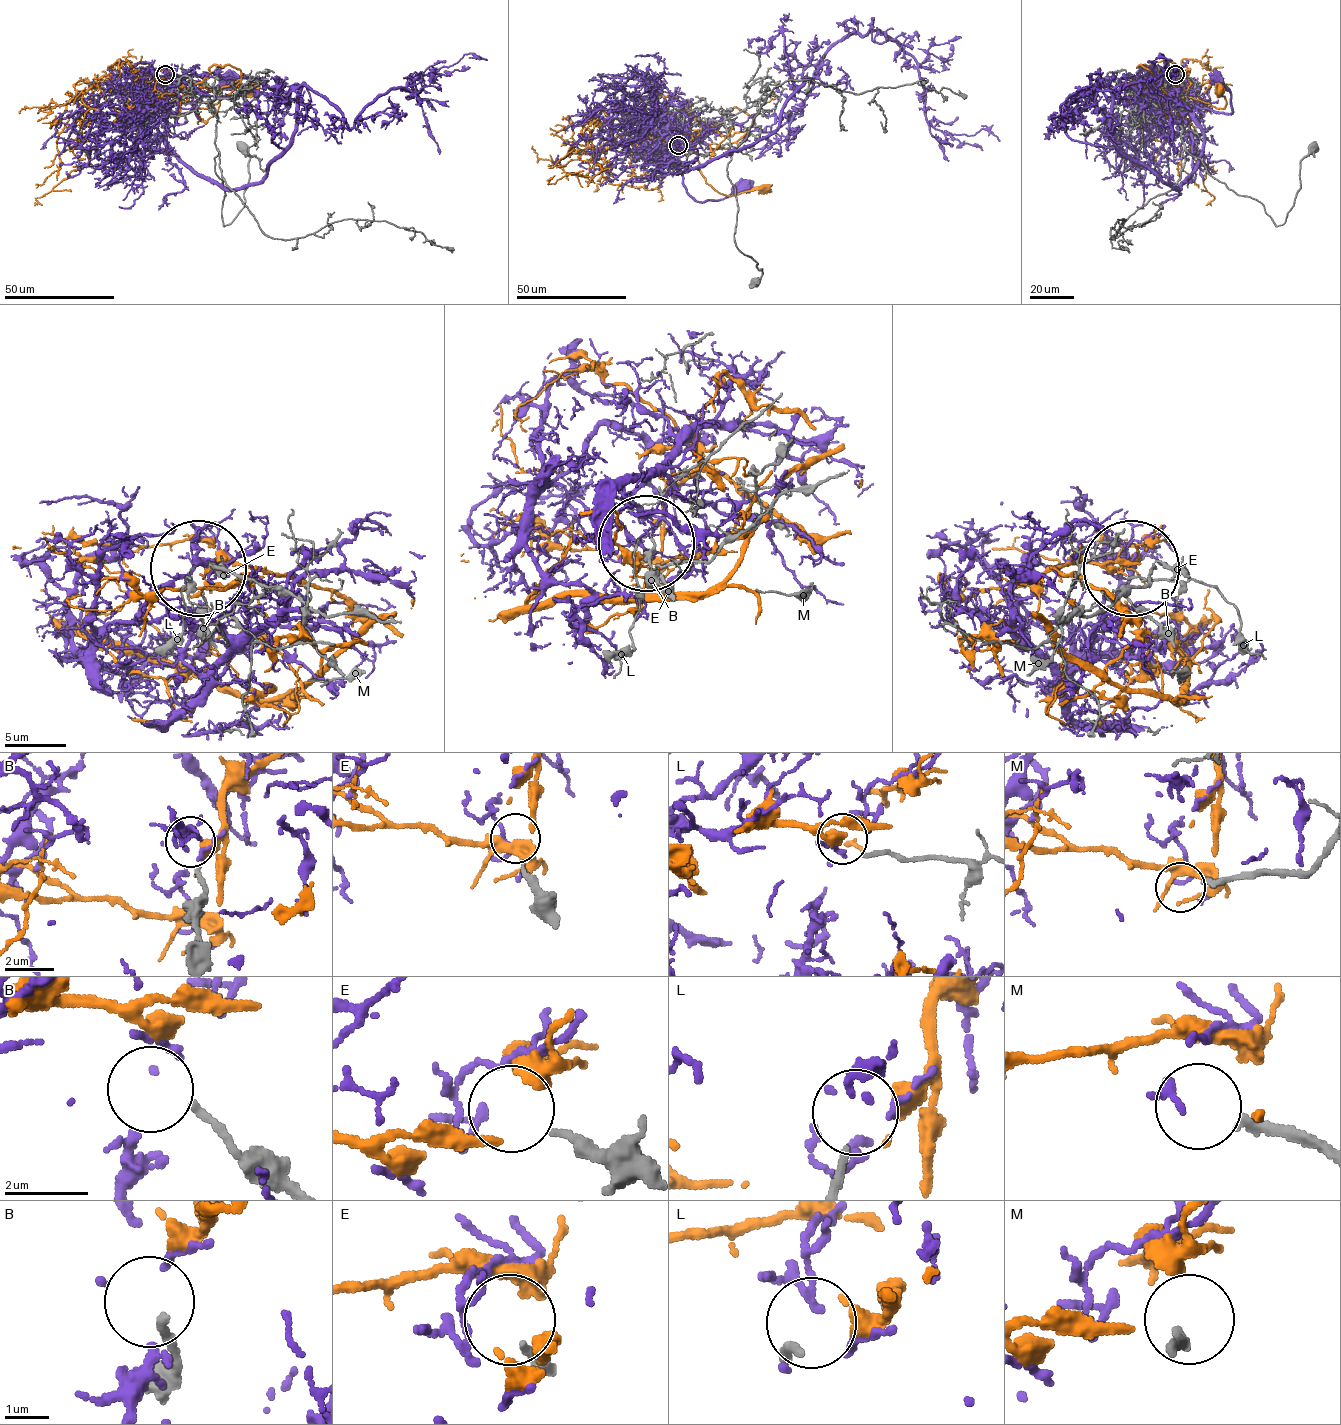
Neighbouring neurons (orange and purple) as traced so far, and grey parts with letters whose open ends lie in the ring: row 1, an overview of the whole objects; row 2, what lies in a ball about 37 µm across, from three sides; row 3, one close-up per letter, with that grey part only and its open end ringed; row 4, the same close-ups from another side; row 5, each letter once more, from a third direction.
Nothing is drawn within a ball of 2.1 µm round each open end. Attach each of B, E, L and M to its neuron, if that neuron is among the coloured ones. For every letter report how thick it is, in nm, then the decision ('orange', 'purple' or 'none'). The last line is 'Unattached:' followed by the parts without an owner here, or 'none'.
B: calibre 180 nm; none
E: calibre 200 nm; none
L: calibre 180 nm; orange
M: calibre 240 nm; none
Unattached: B, E, M

